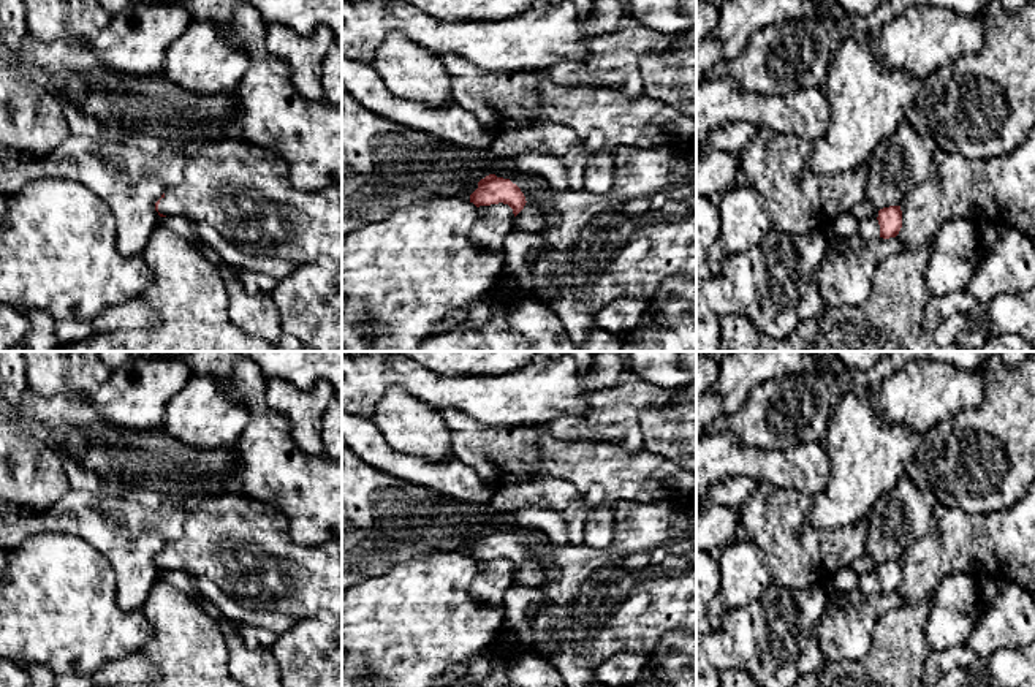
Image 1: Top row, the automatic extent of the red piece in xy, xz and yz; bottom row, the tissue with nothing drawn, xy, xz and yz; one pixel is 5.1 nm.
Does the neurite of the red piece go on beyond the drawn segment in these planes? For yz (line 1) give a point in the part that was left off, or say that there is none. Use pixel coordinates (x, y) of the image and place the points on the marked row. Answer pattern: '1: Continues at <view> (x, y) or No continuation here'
1: No continuation here

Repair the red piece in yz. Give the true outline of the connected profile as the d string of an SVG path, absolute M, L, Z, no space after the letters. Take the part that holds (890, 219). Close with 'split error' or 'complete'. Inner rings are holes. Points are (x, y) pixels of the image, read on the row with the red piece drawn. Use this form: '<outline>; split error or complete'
M889 206L878 211L880 237L896 237L902 228L900 206Z; complete

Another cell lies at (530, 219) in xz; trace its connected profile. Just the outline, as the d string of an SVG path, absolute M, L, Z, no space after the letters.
M530 201L525 203L524 209L514 217L514 228L538 234L544 226L544 215L541 209L532 204Z

